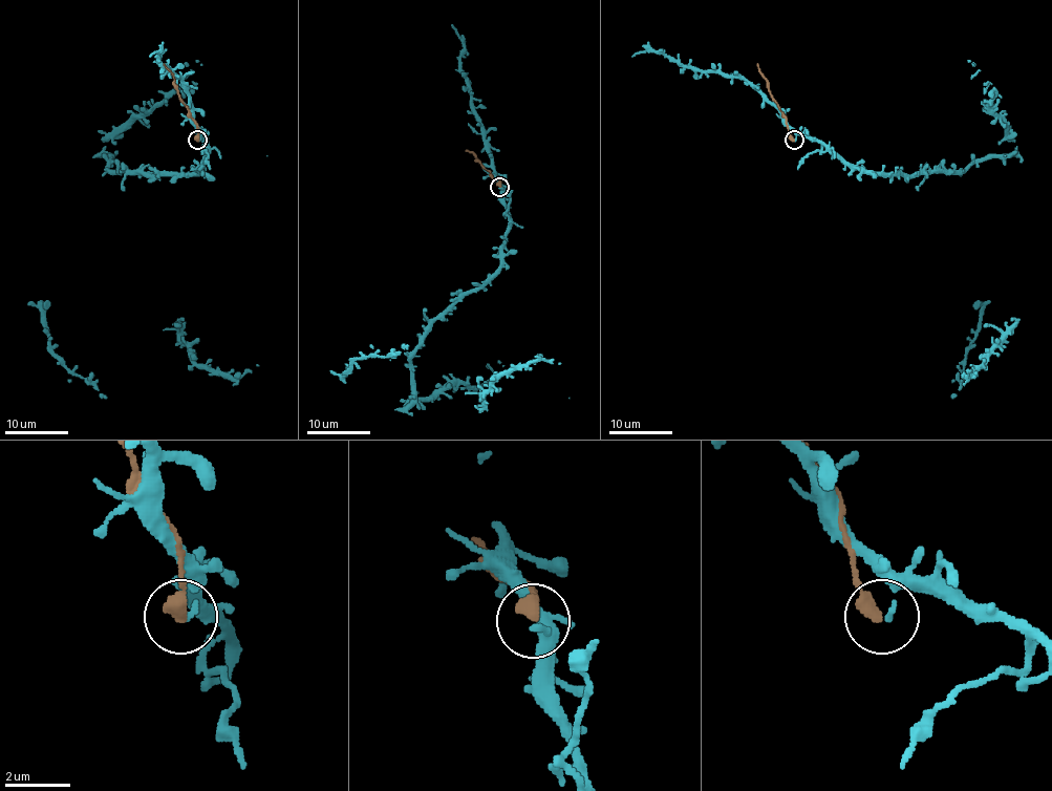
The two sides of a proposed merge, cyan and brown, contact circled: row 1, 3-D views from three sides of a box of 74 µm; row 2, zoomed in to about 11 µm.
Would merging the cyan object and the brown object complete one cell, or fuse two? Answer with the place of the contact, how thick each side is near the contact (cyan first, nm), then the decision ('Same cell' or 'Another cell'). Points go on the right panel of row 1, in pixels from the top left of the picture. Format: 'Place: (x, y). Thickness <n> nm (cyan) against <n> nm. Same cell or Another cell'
Place: (794, 140). Thickness 160 nm (cyan) against 460 nm. Another cell

